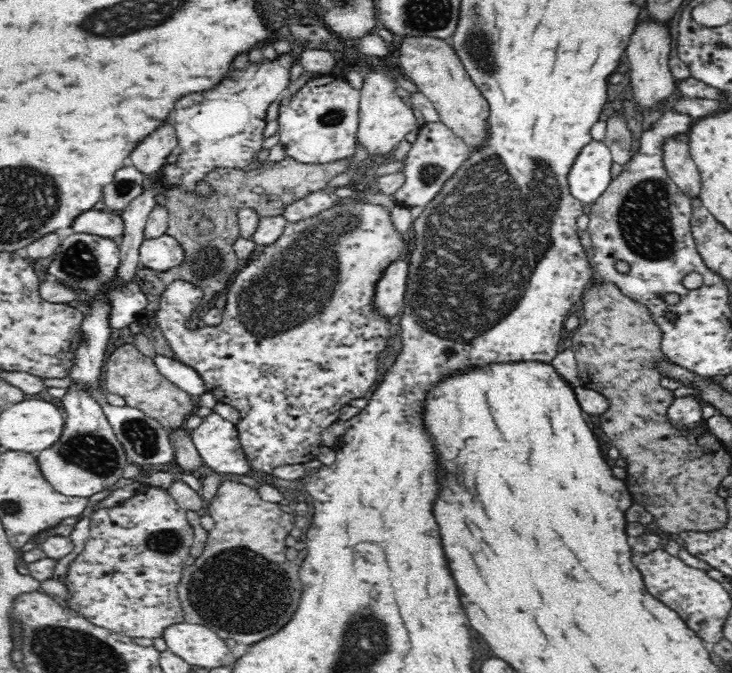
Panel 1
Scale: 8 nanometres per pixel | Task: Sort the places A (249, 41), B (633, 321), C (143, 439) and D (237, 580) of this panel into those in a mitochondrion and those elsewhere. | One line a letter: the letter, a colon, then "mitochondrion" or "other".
A: other
B: mitochondrion
C: mitochondrion
D: mitochondrion

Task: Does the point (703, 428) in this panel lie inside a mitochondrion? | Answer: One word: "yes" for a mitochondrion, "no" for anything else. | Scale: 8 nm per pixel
no

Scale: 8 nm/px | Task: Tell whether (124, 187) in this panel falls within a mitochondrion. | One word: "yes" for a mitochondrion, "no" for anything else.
yes

